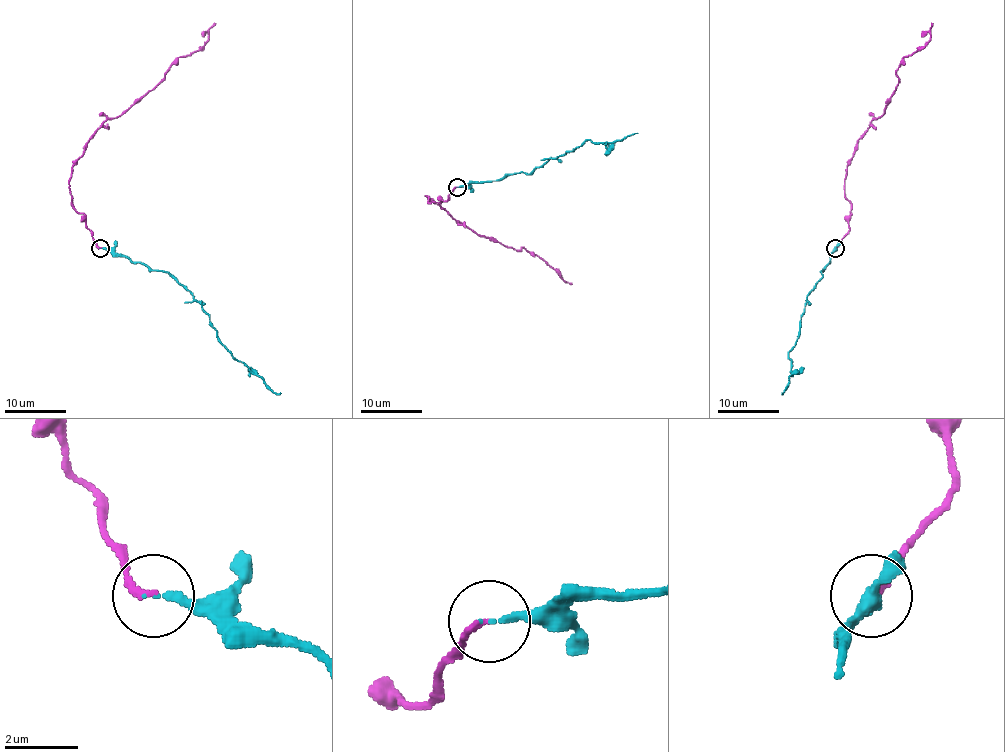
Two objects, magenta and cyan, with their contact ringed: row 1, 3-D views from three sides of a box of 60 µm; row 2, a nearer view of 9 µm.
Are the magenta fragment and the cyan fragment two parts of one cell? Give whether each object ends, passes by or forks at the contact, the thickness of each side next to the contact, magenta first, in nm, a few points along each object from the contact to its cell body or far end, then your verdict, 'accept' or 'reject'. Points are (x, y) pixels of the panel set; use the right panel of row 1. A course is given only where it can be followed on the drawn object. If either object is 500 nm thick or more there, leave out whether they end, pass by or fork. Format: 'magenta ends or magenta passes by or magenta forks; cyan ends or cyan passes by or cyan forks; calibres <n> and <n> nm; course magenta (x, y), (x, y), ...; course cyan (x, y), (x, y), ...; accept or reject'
magenta ends; cyan ends; calibres 180 and 160 nm; course magenta (835, 248), (849, 231), (850, 206), (844, 194), (855, 146), (893, 94), (901, 60), (930, 39), (931, 22); course cyan (835, 248), (830, 261), (821, 272), (822, 277), (807, 295), (796, 344), (789, 352), (789, 384), (781, 393); accept

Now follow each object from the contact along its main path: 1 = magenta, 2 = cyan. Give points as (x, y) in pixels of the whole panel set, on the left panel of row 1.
1: (100, 248), (72, 206), (72, 165), (108, 119), (123, 114), (177, 60), (204, 45), (214, 22)
2: (100, 248), (114, 249), (132, 261), (169, 272), (201, 306), (221, 344), (273, 392), (281, 393)

